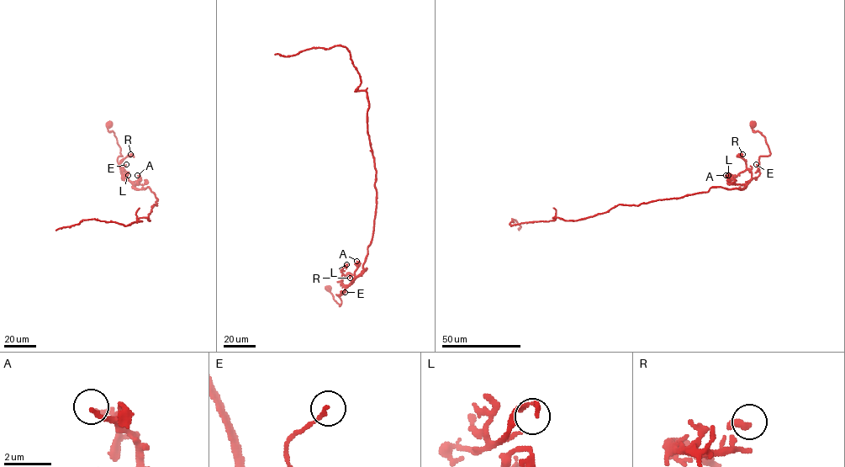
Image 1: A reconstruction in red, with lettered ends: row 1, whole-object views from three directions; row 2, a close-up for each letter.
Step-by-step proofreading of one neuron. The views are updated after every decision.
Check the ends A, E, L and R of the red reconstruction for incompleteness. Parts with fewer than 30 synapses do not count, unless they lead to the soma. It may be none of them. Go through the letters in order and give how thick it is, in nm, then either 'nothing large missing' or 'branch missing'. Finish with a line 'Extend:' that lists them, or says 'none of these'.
A: 200 nm thick; nothing large missing
E: 160 nm thick; nothing large missing
L: 220 nm thick; nothing large missing
R: 320 nm thick; nothing large missing
Extend: none of these

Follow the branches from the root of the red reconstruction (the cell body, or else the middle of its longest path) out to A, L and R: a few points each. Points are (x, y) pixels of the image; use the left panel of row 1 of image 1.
A: (109, 124), (108, 130), (113, 133), (122, 156), (118, 158), (121, 176), (138, 184), (140, 177), (137, 175)
L: (109, 124), (122, 156), (118, 158), (121, 176), (127, 179), (128, 174), (123, 169), (122, 177), (128, 175)
R: (109, 124), (122, 156), (118, 158), (120, 173), (127, 179), (119, 163), (130, 154)

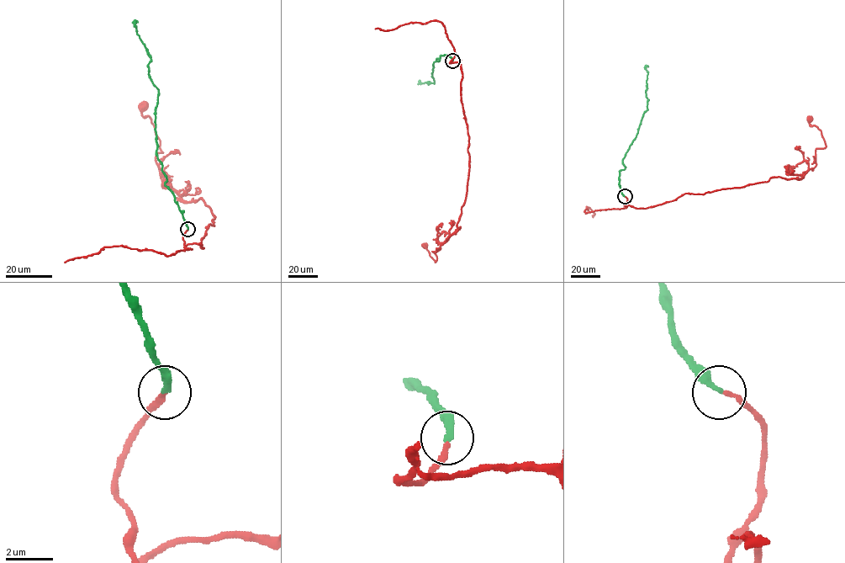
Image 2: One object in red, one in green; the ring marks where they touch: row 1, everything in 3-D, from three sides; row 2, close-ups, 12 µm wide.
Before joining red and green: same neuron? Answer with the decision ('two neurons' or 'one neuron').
one neuron

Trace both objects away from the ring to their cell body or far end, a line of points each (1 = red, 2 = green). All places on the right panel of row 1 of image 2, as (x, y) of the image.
1: (625, 196), (625, 207), (647, 208), (685, 193), (800, 179), (816, 165), (815, 150), (826, 146), (809, 119)
2: (625, 196), (619, 184), (620, 171), (625, 168), (622, 159), (647, 109), (646, 67), (648, 66)

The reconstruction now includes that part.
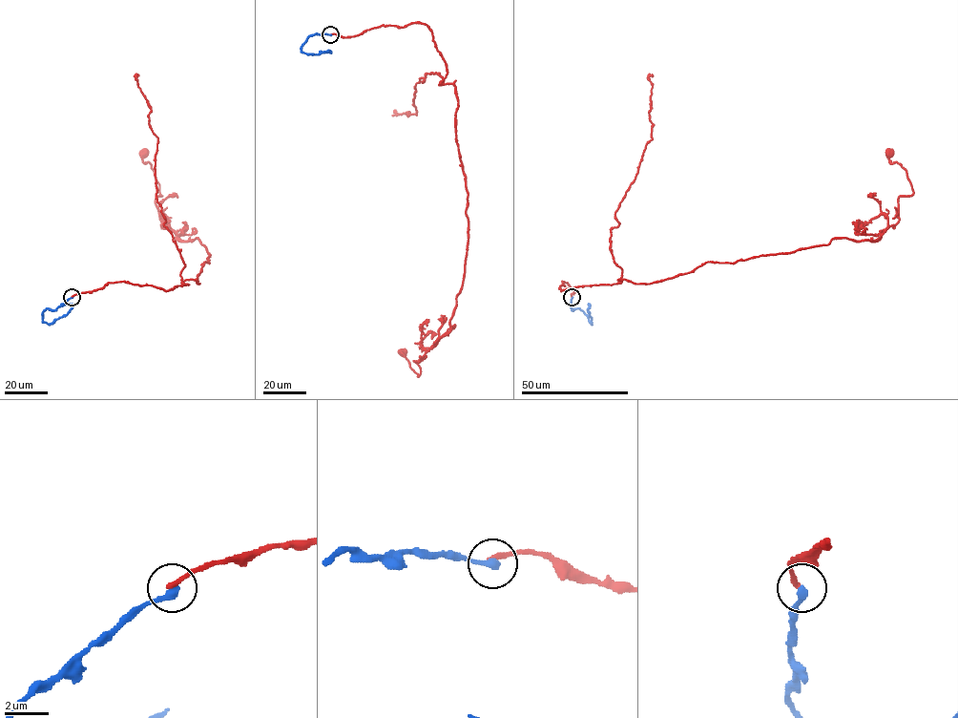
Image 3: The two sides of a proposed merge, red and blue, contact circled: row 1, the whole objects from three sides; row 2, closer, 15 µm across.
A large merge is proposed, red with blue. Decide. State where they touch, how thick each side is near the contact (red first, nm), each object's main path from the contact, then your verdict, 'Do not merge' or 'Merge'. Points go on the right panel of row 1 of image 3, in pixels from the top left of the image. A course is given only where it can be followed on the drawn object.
Place: (572, 297). Thickness 240 nm (red) against 360 nm. Course of red: (572, 297), (563, 282), (652, 284), (875, 241), (913, 193), (888, 154). Course of blue: (572, 297), (571, 308), (580, 308), (591, 324), (590, 306). Do not merge

